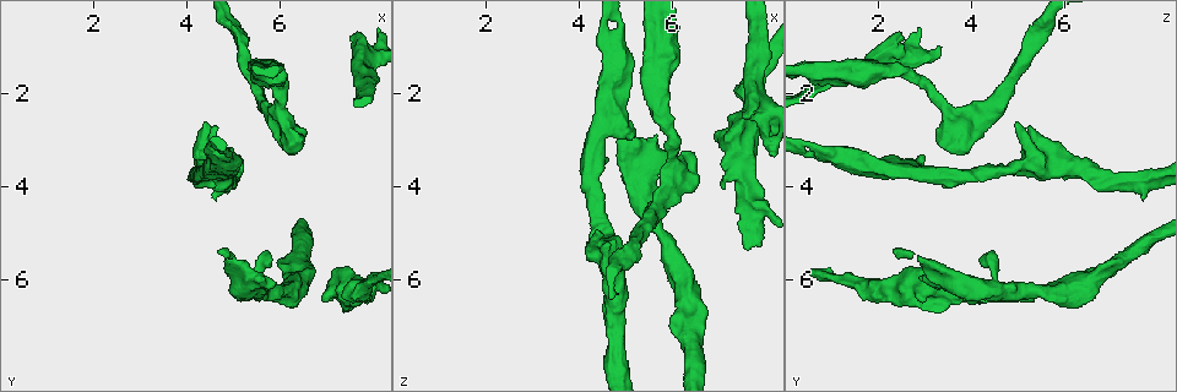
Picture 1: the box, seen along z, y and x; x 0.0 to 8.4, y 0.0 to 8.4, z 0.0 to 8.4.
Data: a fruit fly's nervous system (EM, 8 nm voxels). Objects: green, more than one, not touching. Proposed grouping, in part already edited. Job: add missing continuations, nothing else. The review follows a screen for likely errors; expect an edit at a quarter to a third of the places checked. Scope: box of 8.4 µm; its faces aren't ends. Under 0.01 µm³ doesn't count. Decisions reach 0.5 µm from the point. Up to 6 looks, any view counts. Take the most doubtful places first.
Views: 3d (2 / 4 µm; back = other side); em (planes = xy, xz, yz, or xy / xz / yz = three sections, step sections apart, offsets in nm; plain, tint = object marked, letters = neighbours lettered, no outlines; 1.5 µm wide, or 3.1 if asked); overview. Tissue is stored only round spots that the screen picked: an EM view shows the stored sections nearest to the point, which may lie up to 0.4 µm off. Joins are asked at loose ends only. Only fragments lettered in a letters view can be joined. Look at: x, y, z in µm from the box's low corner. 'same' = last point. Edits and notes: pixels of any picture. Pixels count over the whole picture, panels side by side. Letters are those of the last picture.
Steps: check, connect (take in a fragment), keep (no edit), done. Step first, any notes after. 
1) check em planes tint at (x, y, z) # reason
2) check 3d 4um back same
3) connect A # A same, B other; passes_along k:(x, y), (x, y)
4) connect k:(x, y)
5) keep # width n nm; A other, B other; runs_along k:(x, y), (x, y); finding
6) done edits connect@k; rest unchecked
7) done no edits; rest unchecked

check em 3.1um xz step 8 tint at (4.45, 2.65, 5.00) # an open end

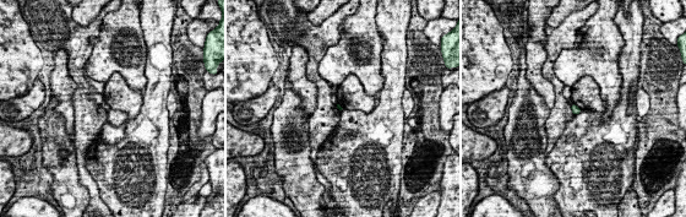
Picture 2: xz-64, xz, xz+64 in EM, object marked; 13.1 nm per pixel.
check em 3.1um planes tint same # cut it another way

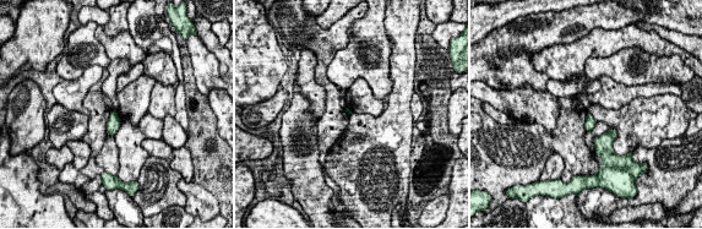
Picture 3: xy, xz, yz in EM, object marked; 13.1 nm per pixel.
check em 3.1um planes letters same

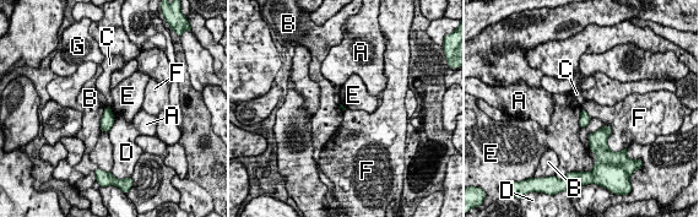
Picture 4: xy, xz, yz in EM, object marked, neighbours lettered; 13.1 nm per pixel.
keep # A other, B other, C other, D other, E other, F other, G other; border 4:(581, 108), (579, 126); no lettered fragment goes on from it

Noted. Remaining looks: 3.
check em planes letters at (7.55, 0.80, 2.45) # an open end

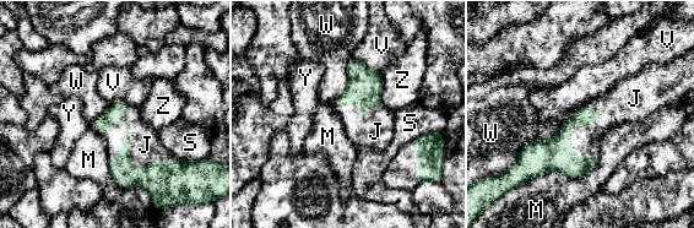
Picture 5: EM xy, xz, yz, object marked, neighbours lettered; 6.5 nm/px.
connect J # longest_contact W 550 nm; J same, M other, S other, V other, W other, Y other, Z other; passes_along 5:(163, 179), (129, 163), (145, 145); it goes on there

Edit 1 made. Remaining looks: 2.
check overview

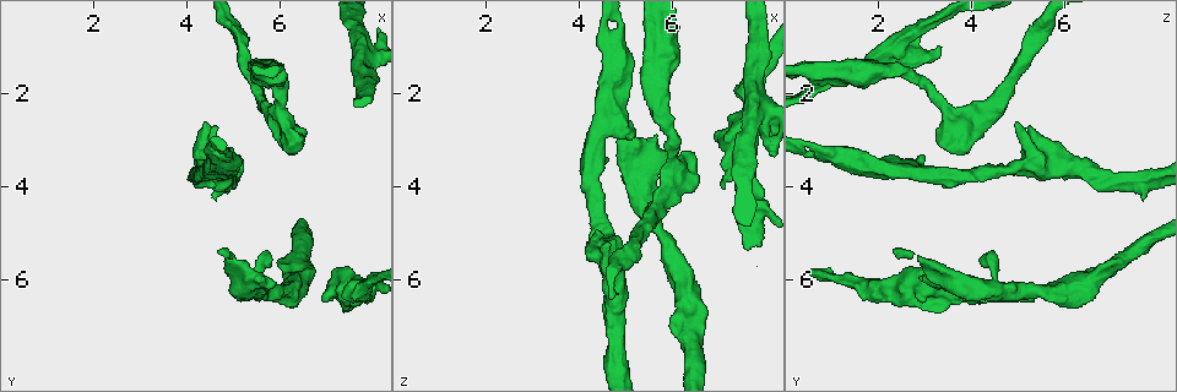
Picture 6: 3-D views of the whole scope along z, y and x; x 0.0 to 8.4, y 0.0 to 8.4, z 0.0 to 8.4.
check em planes letters at (5.85, 5.50, 4.15) # an open end

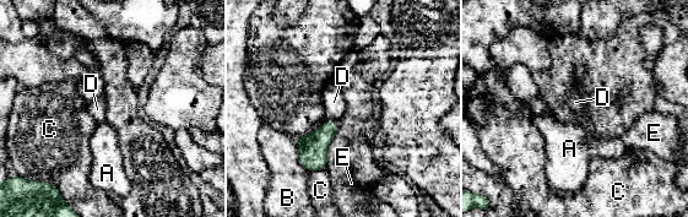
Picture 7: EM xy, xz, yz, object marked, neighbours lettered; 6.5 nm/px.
keep # longest_contact B 240 nm; A other, B other, C other, D other, E other; no lettered fragment goes on from it

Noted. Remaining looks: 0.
done edits connect@5; rest unchecked

